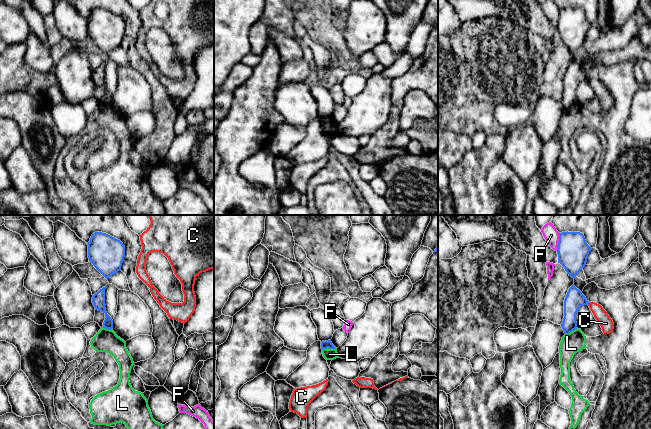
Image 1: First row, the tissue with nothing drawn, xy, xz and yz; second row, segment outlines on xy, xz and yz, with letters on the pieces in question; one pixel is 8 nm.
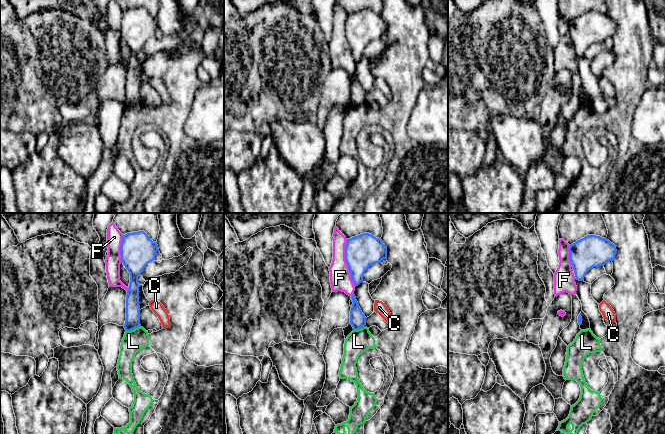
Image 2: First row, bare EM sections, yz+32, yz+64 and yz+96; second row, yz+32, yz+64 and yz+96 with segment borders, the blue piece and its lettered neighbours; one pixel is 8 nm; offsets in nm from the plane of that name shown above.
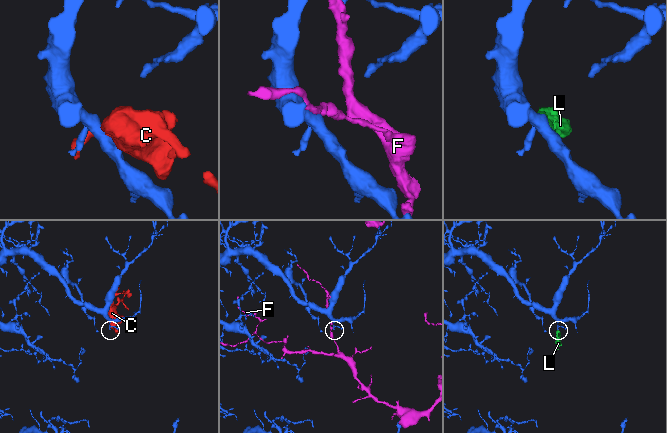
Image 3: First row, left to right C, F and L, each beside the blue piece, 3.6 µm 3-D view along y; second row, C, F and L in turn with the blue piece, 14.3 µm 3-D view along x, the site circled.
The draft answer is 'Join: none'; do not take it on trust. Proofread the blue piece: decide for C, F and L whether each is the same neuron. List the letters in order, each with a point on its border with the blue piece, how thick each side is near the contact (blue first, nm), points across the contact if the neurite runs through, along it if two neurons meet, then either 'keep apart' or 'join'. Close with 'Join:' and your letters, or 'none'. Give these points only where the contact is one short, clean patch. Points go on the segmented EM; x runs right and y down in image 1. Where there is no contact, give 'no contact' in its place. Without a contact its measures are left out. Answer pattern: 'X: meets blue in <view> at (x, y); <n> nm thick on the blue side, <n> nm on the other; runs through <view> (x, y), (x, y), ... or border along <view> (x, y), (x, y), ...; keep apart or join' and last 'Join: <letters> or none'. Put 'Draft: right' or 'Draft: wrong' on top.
Draft: right
C: meets blue in yz at (588, 304); 150 nm thick on the blue side, 110 nm on the other; keep apart
F: meets blue in yz at (558, 242); 240 nm thick on the blue side, 120 nm on the other; keep apart
L: meets blue in xz at (328, 347); 60 nm thick on the blue side, 100 nm on the other; border along xz (335, 347), (322, 350); keep apart
Join: none

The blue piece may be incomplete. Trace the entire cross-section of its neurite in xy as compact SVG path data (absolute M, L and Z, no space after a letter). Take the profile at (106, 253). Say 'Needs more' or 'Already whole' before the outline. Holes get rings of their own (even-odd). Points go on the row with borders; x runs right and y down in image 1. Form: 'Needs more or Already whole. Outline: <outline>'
Already whole. Outline: M95 232L87 245L90 263L107 280L121 270L125 257L125 246L120 240L106 233Z

